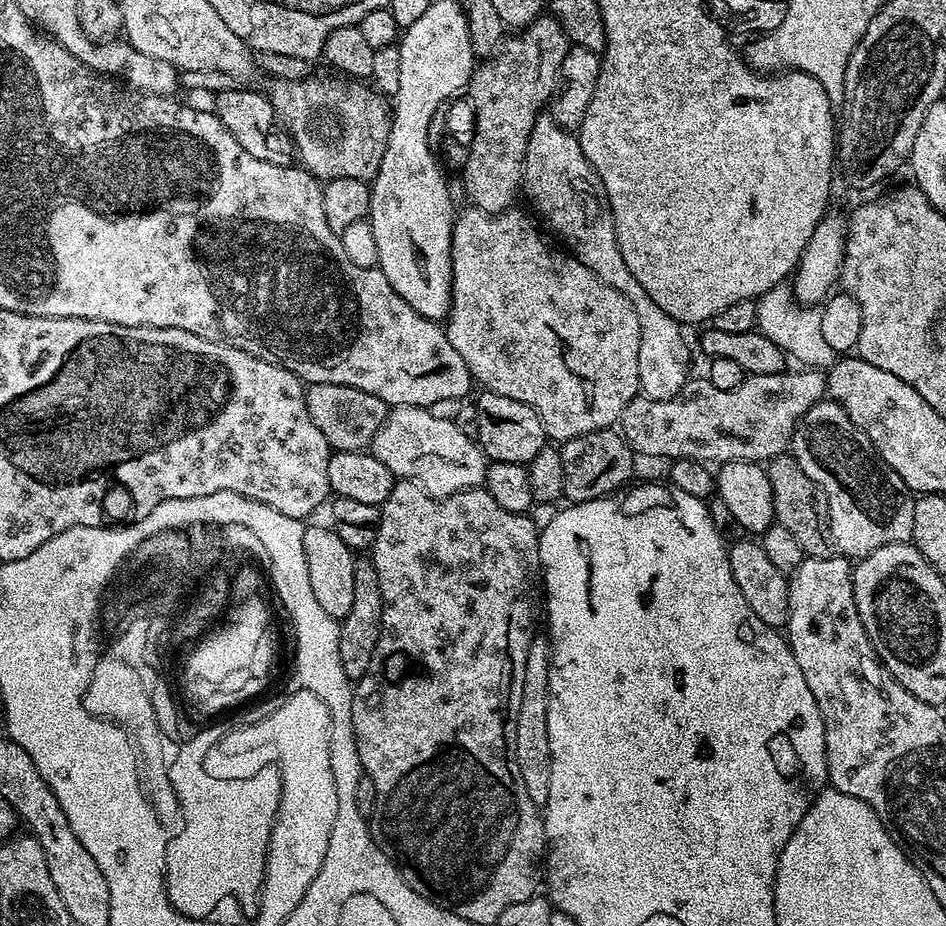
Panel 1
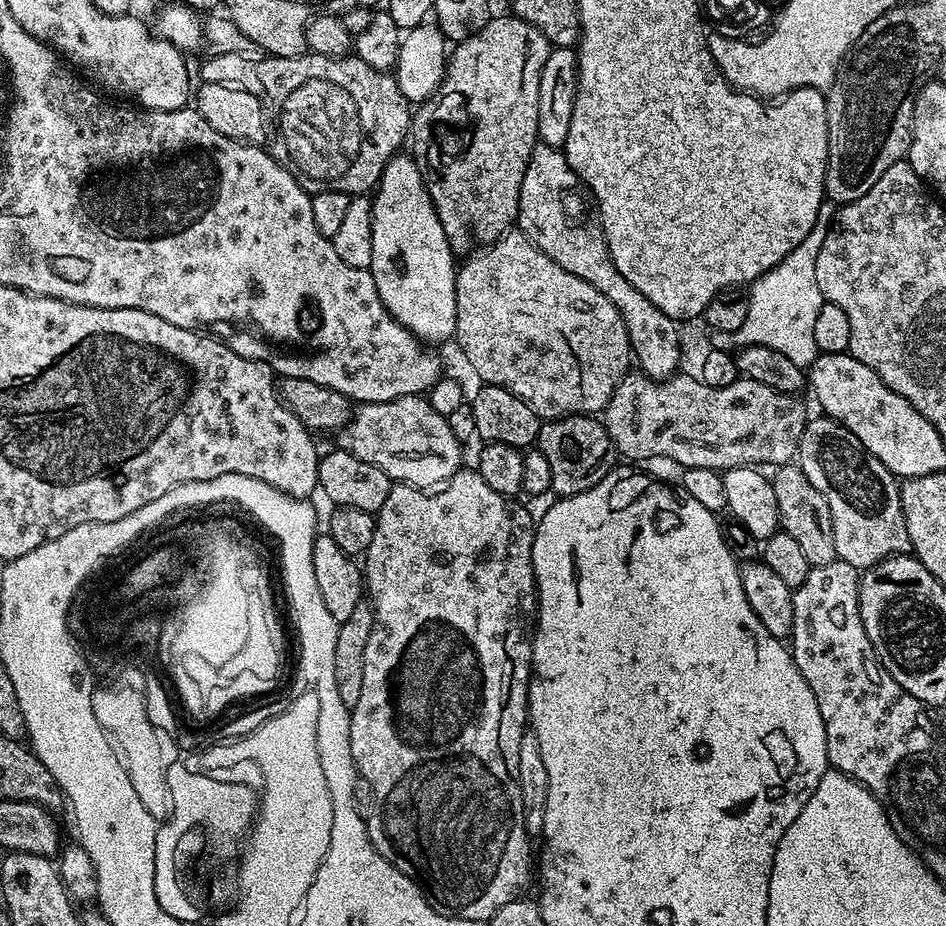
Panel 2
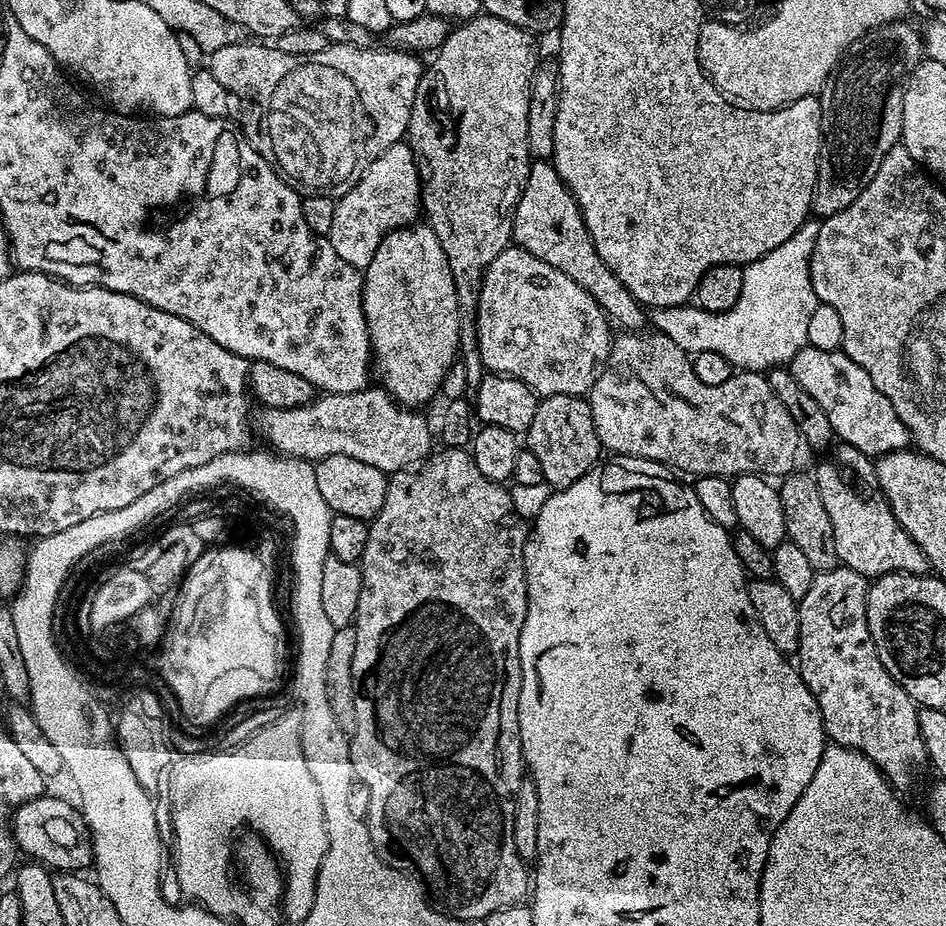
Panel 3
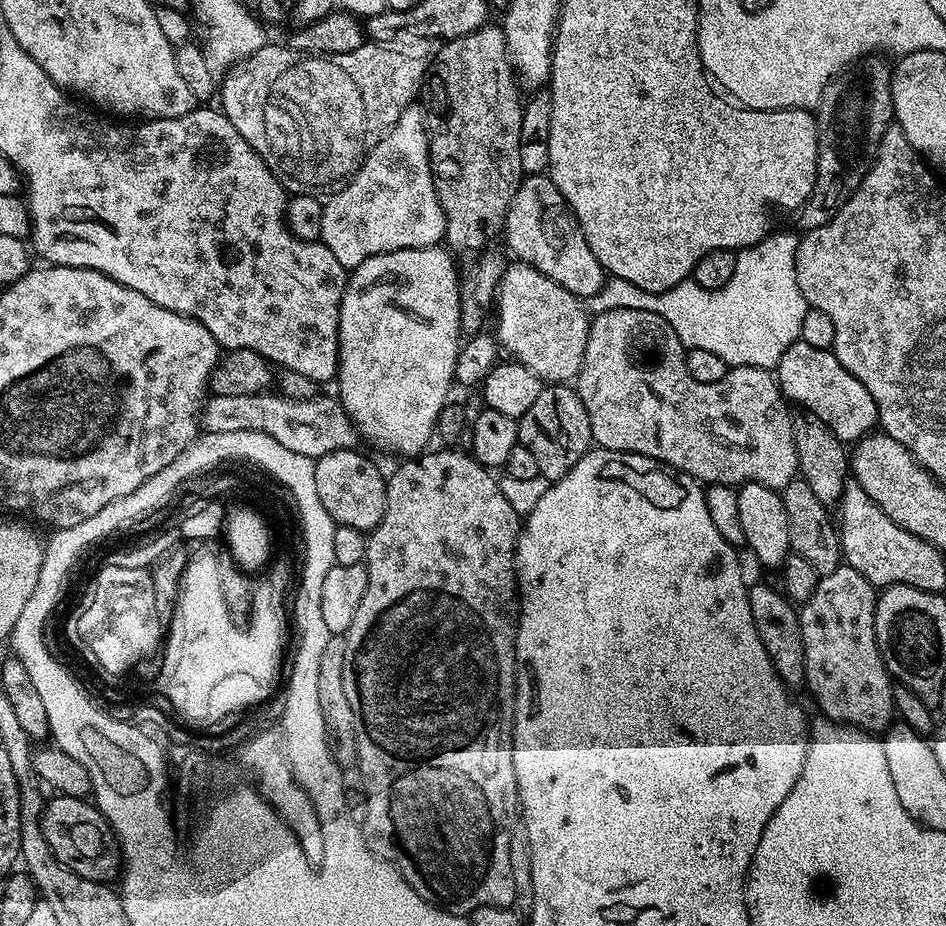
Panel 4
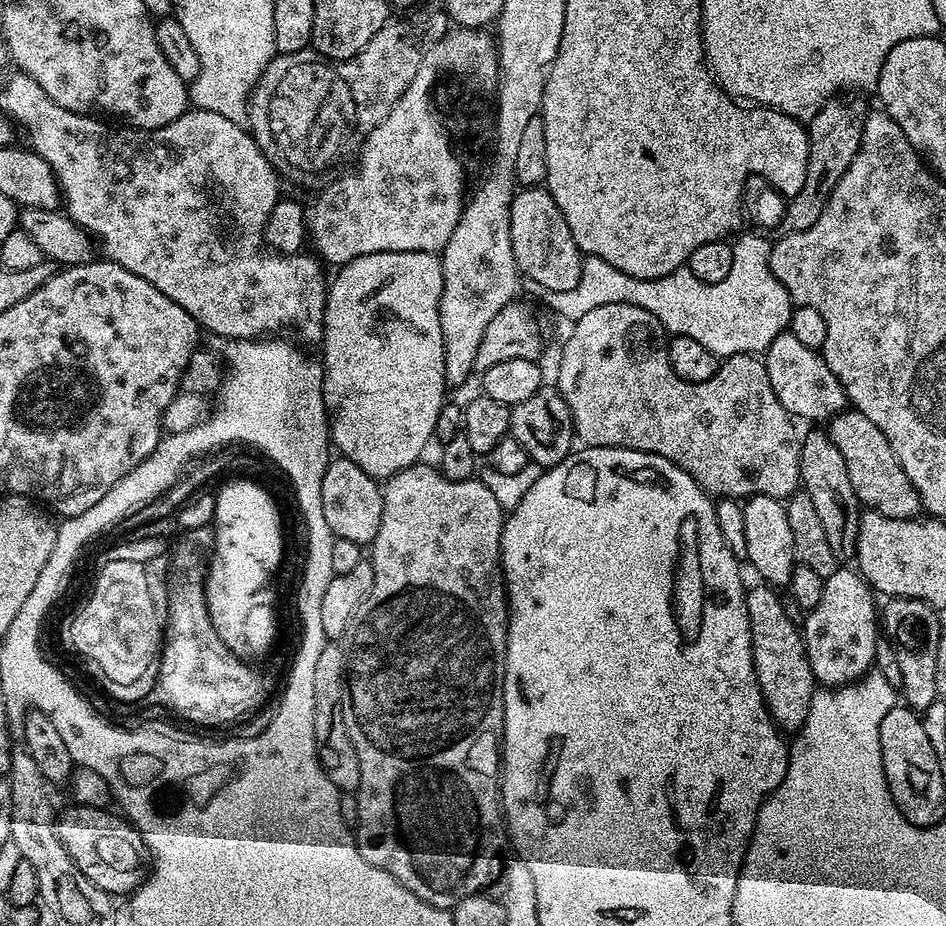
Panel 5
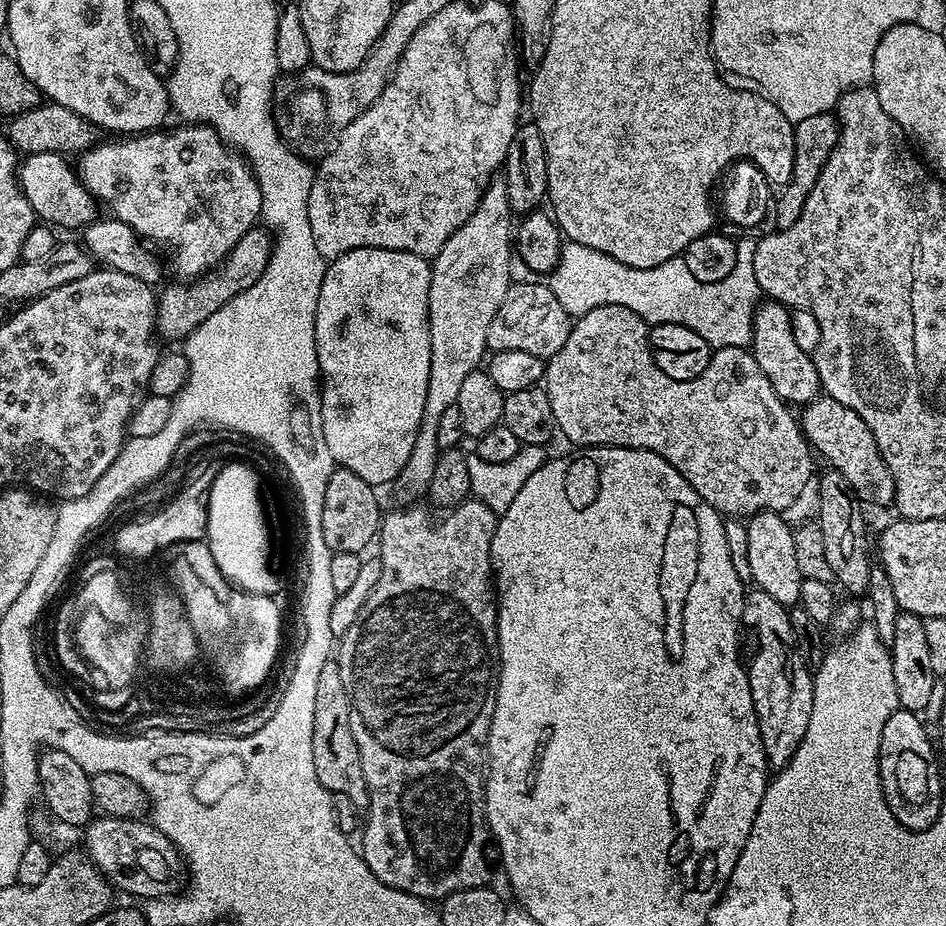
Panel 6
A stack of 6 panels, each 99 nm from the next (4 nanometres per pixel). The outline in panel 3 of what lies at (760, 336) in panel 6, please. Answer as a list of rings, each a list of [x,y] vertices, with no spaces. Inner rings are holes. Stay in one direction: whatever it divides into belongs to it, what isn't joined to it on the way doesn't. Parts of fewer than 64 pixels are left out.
[[[803,348],[794,354],[790,370],[798,386],[802,386],[802,390],[812,395],[814,402],[826,410],[832,435],[839,443],[854,446],[854,450],[862,450],[862,454],[870,458],[879,458],[888,452],[903,452],[909,447],[908,428],[902,418],[898,418],[890,398],[874,386],[870,374],[866,374],[866,370],[862,370],[862,366],[858,366],[858,362],[854,362],[854,358],[847,356],[843,350],[831,352]]]

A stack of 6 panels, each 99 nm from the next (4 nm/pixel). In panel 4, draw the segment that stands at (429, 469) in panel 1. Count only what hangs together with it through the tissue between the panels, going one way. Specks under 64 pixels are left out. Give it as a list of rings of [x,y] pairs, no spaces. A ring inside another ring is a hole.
[[[271,391],[245,396],[209,395],[202,405],[198,424],[205,433],[254,430],[274,438],[274,442],[294,450],[294,454],[317,457],[334,450],[356,448],[358,433],[339,399],[313,394],[307,398],[293,398],[283,394],[272,396]]]

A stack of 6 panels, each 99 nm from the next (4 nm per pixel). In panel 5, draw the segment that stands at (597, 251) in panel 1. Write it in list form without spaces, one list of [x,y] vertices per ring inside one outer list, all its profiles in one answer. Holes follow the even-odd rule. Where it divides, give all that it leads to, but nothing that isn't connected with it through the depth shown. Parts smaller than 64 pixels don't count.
[[[524,186],[517,191],[510,210],[510,246],[514,246],[514,262],[525,281],[533,280],[545,293],[571,290],[578,286],[582,274],[582,253],[558,210],[558,202],[544,186]]]

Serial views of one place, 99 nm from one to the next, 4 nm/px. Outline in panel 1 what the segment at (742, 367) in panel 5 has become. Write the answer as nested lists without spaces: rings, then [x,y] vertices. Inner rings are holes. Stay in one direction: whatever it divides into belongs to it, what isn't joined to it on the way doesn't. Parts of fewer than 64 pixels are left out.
[[[785,370],[778,374],[762,374],[761,376],[745,375],[744,381],[740,386],[734,390],[718,390],[717,387],[712,386],[708,380],[689,379],[688,385],[684,387],[681,392],[674,398],[669,400],[650,400],[647,396],[640,394],[636,399],[632,400],[626,406],[626,410],[620,416],[618,421],[619,431],[622,433],[625,440],[628,441],[628,447],[632,449],[633,453],[644,456],[668,456],[669,461],[673,460],[703,460],[705,462],[713,462],[717,465],[728,464],[731,460],[751,460],[753,462],[767,462],[774,459],[776,456],[785,455],[789,451],[792,435],[796,429],[796,424],[806,414],[806,410],[810,410],[820,400],[825,399],[828,391],[828,381],[825,373],[820,370],[796,370],[800,372],[791,372]]]

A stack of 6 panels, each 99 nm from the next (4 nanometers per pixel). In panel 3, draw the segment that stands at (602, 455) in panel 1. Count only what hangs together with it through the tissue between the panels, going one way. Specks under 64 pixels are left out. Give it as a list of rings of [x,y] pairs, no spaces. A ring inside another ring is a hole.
[[[570,394],[543,397],[534,410],[534,422],[528,427],[526,448],[538,457],[545,484],[553,490],[574,486],[578,478],[597,467],[602,460],[598,430],[594,430],[594,418],[587,399]]]

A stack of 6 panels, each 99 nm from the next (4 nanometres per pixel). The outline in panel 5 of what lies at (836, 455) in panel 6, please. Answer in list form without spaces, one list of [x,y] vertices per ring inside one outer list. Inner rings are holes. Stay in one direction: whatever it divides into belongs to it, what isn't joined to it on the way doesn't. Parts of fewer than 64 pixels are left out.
[[[855,410],[839,412],[827,421],[826,431],[830,442],[838,446],[842,458],[846,458],[846,474],[850,474],[850,486],[865,509],[874,511],[879,516],[911,520],[921,515],[920,495],[918,490],[906,478],[906,470],[898,462],[886,434],[866,418],[866,414]]]

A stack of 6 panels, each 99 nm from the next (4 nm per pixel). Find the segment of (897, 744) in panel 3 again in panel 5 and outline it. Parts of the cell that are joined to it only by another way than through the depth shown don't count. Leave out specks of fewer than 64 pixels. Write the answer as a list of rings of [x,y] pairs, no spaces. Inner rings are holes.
[[[837,567],[836,572],[825,579],[822,599],[805,615],[802,625],[804,653],[808,656],[812,676],[817,685],[829,688],[859,680],[876,659],[877,597],[859,571],[849,568]]]

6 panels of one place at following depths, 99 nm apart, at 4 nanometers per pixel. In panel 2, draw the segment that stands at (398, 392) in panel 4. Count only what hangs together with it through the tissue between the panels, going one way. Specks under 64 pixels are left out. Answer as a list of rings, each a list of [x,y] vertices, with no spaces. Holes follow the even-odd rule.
[[[397,154],[392,157],[380,182],[371,197],[372,205],[372,266],[371,273],[374,286],[378,286],[378,298],[382,298],[388,307],[389,314],[406,330],[436,346],[439,340],[453,339],[456,330],[456,273],[458,260],[452,247],[446,242],[446,230],[434,210],[434,202],[428,193],[420,167],[408,154]]]

